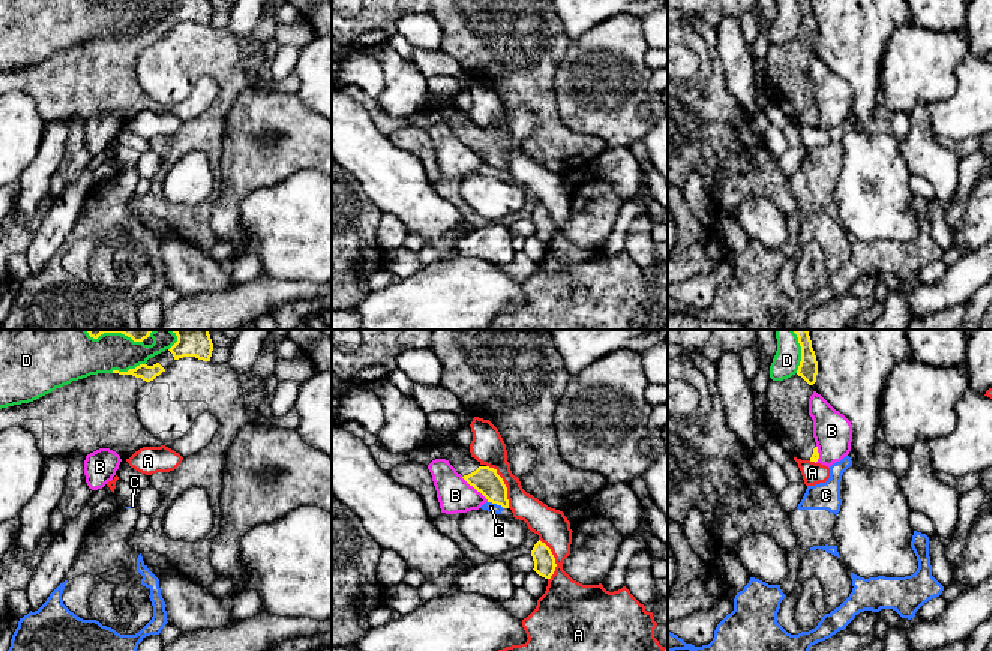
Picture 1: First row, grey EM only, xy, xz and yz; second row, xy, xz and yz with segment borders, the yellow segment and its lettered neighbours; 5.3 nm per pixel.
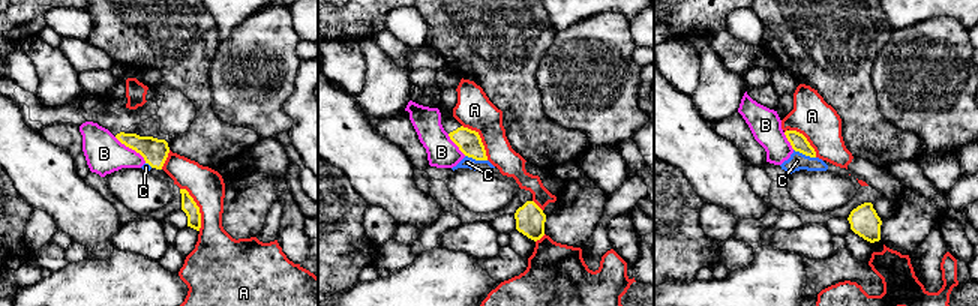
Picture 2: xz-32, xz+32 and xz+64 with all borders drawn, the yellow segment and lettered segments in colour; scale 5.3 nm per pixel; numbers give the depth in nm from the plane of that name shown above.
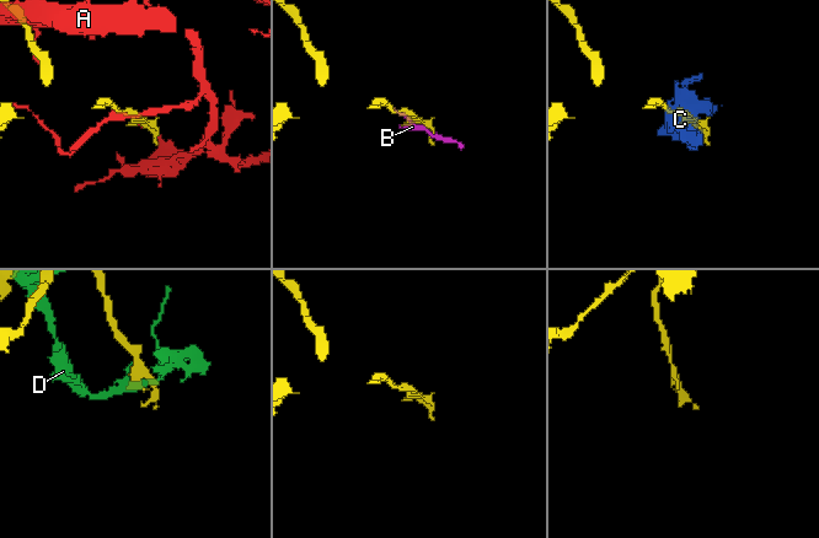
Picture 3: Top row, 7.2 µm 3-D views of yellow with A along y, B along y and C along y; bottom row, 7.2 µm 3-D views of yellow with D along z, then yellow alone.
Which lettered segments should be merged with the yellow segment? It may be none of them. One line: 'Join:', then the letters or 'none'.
Join: none

